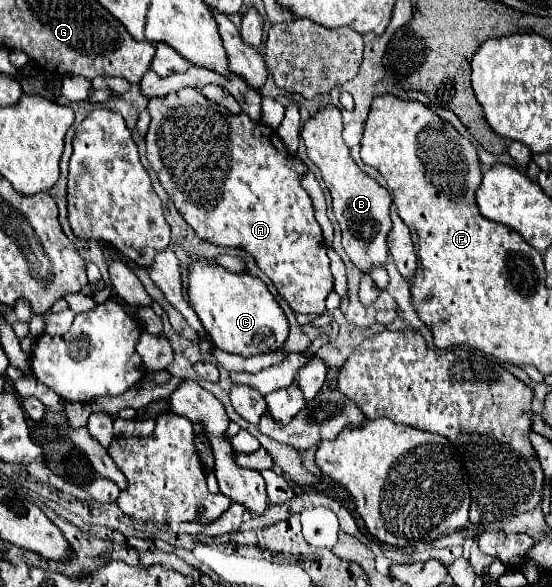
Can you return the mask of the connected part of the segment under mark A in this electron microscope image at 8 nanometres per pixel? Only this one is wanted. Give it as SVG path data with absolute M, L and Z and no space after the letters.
M179 89L179 91L171 93L171 95L165 95L165 97L153 97L153 99L149 99L147 109L149 109L149 115L151 115L149 131L147 131L147 137L145 137L145 141L147 141L147 159L149 159L151 167L155 169L161 185L169 187L169 197L171 197L173 205L179 209L183 219L195 229L195 233L199 237L215 243L215 245L239 247L239 249L245 249L249 255L253 255L257 259L257 265L261 267L261 271L275 283L277 291L285 297L285 301L291 305L291 309L295 313L325 313L325 297L333 289L333 279L331 279L331 271L329 271L327 249L323 245L323 233L321 233L319 223L313 217L311 197L307 195L307 191L299 183L299 177L303 175L305 165L287 151L287 147L279 139L277 131L273 131L271 127L261 125L261 123L251 123L245 113L239 113L239 115L229 113L223 105L213 103L211 99L207 99L197 89Z

